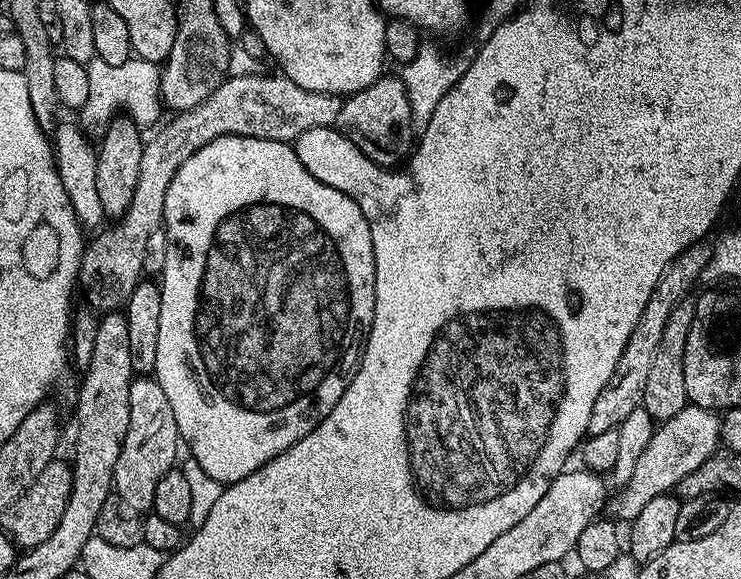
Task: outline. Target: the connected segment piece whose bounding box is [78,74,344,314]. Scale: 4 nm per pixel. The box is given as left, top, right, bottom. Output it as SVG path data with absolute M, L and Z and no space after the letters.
M283 74L276 76L234 76L229 75L219 84L198 106L194 106L185 112L177 112L171 118L172 121L157 134L153 140L149 139L142 150L142 163L138 169L138 187L134 189L134 198L130 198L130 206L124 216L119 217L115 222L97 231L96 237L87 241L84 249L84 257L80 260L79 287L82 289L82 296L88 299L87 307L92 310L99 310L107 313L113 310L123 309L128 303L130 294L134 294L134 286L138 286L144 276L142 258L146 254L146 241L154 230L162 227L164 222L164 206L166 204L166 190L178 174L182 162L190 158L202 146L214 142L219 136L249 136L250 138L262 138L263 140L277 140L283 144L294 142L306 130L315 128L331 128L336 124L338 114L342 110L344 100L334 94L322 94L318 90L302 90L298 82Z

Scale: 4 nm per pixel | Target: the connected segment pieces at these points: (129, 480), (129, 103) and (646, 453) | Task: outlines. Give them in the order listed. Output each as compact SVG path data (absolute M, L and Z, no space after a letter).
M140 374L133 379L129 404L129 426L125 441L121 444L117 466L114 468L114 492L132 509L148 514L152 512L158 478L162 478L162 474L169 472L177 463L176 447L181 447L182 441L178 426L174 422L174 410L170 410L170 401L166 394L162 394L162 386L151 375Z
M133 58L122 62L122 66L110 66L110 62L92 60L87 65L90 94L84 105L78 110L78 123L89 137L103 136L111 120L120 113L127 114L132 121L142 130L159 118L162 113L160 99L160 74L161 65Z
M689 403L687 408L674 414L674 418L663 421L653 431L650 446L642 450L642 458L638 458L638 466L634 466L630 482L619 489L621 516L619 519L630 522L638 518L642 506L646 506L650 498L671 493L680 485L682 478L686 478L686 474L694 474L694 470L698 470L702 462L716 455L722 444L720 421L721 417L715 411L699 408L694 403Z

